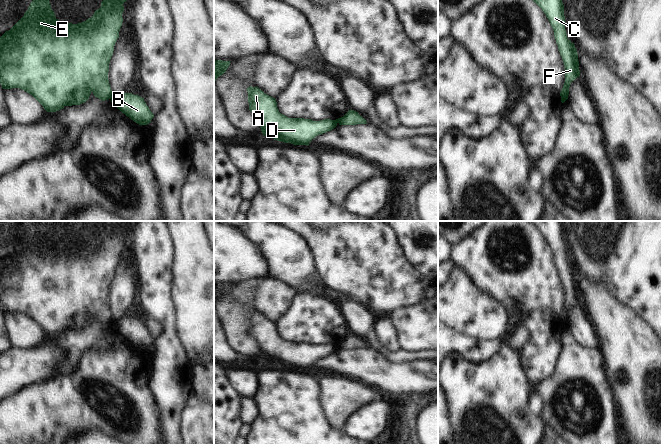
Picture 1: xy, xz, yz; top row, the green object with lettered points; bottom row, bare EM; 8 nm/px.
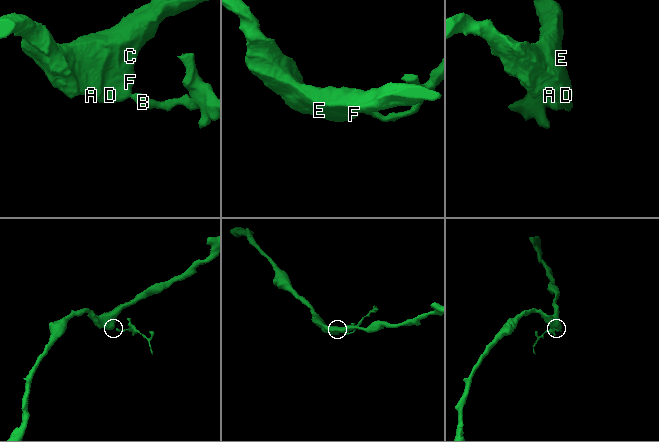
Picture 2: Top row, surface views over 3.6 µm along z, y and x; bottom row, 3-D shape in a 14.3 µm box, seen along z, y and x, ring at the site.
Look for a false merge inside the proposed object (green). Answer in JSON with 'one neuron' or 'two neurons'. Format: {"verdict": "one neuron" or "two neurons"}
{"verdict": "two neurons"}

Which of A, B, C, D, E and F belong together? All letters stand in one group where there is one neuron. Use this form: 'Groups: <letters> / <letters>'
Groups: A C D E F / B.

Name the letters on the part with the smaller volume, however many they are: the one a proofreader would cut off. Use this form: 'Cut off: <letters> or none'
Cut off: B

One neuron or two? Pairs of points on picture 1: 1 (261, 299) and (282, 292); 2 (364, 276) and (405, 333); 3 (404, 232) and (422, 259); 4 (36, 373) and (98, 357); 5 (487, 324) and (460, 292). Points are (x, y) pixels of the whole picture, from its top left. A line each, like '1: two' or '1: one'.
1: one
2: two
3: one
4: two
5: one

